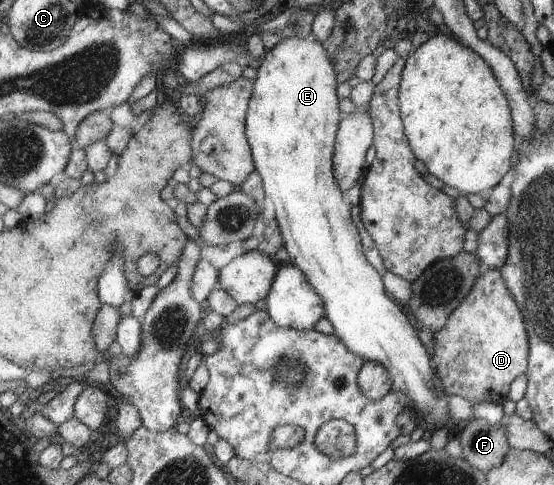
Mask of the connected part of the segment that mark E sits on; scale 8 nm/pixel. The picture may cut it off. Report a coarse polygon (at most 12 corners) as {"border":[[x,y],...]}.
{"border":[[323,42],[265,50],[246,117],[289,263],[431,430],[449,393],[335,177]]}

